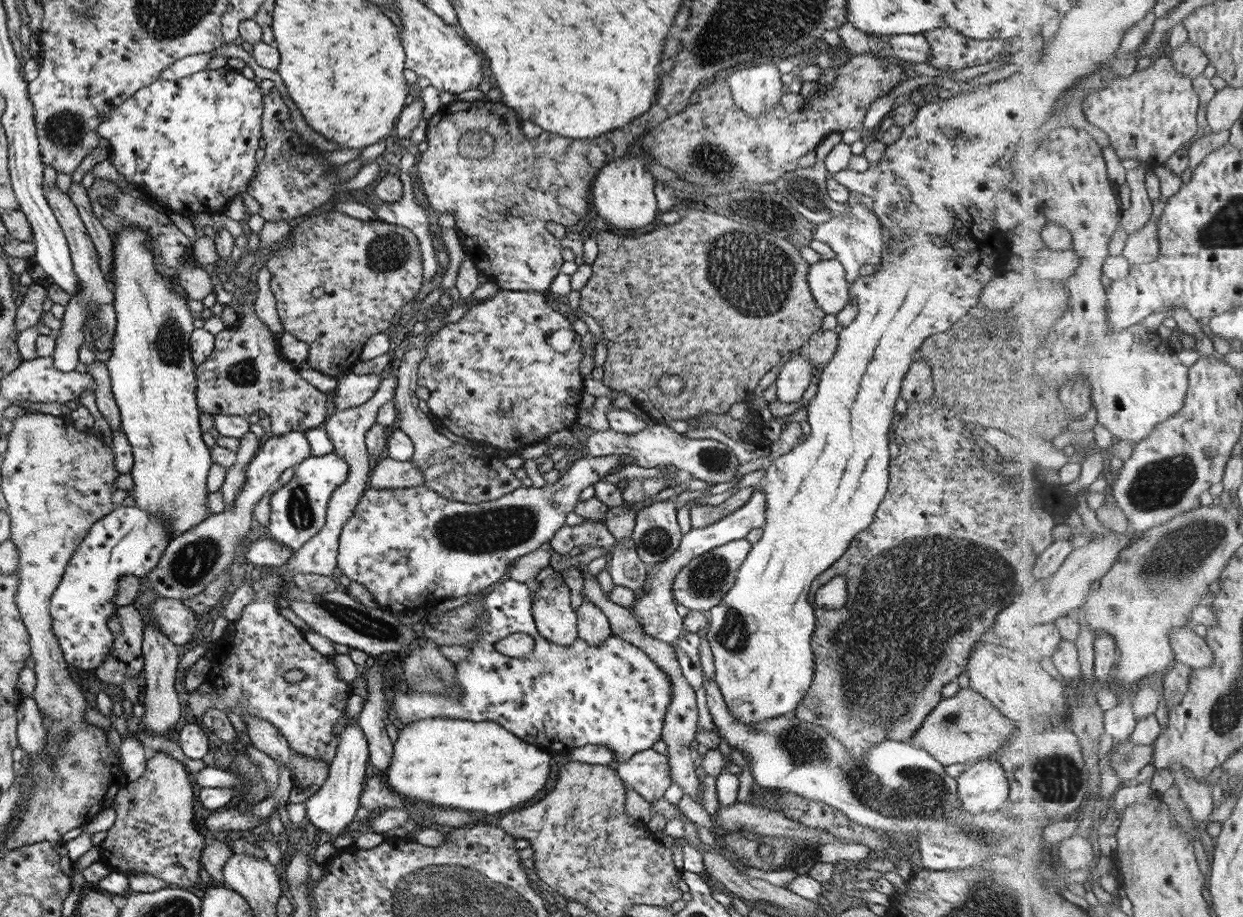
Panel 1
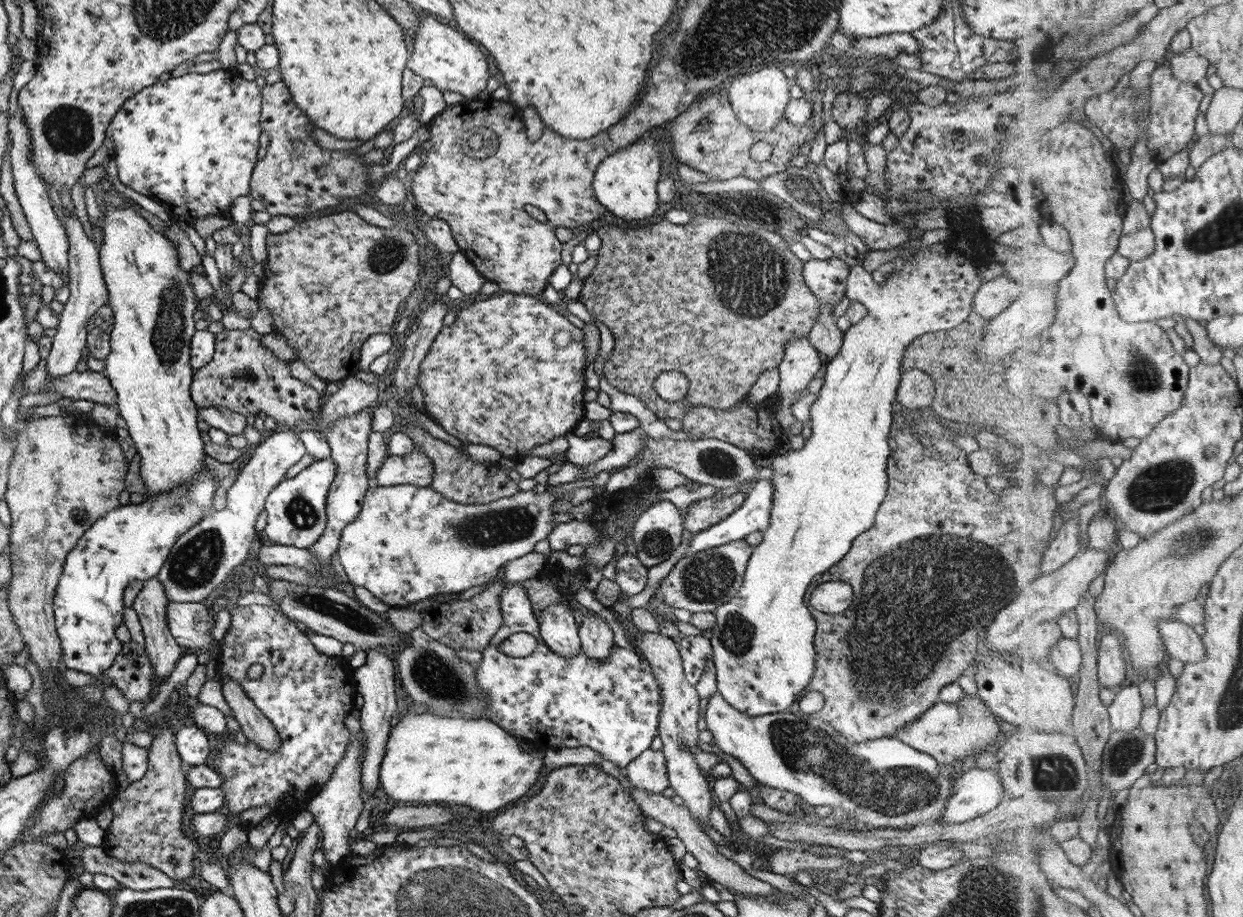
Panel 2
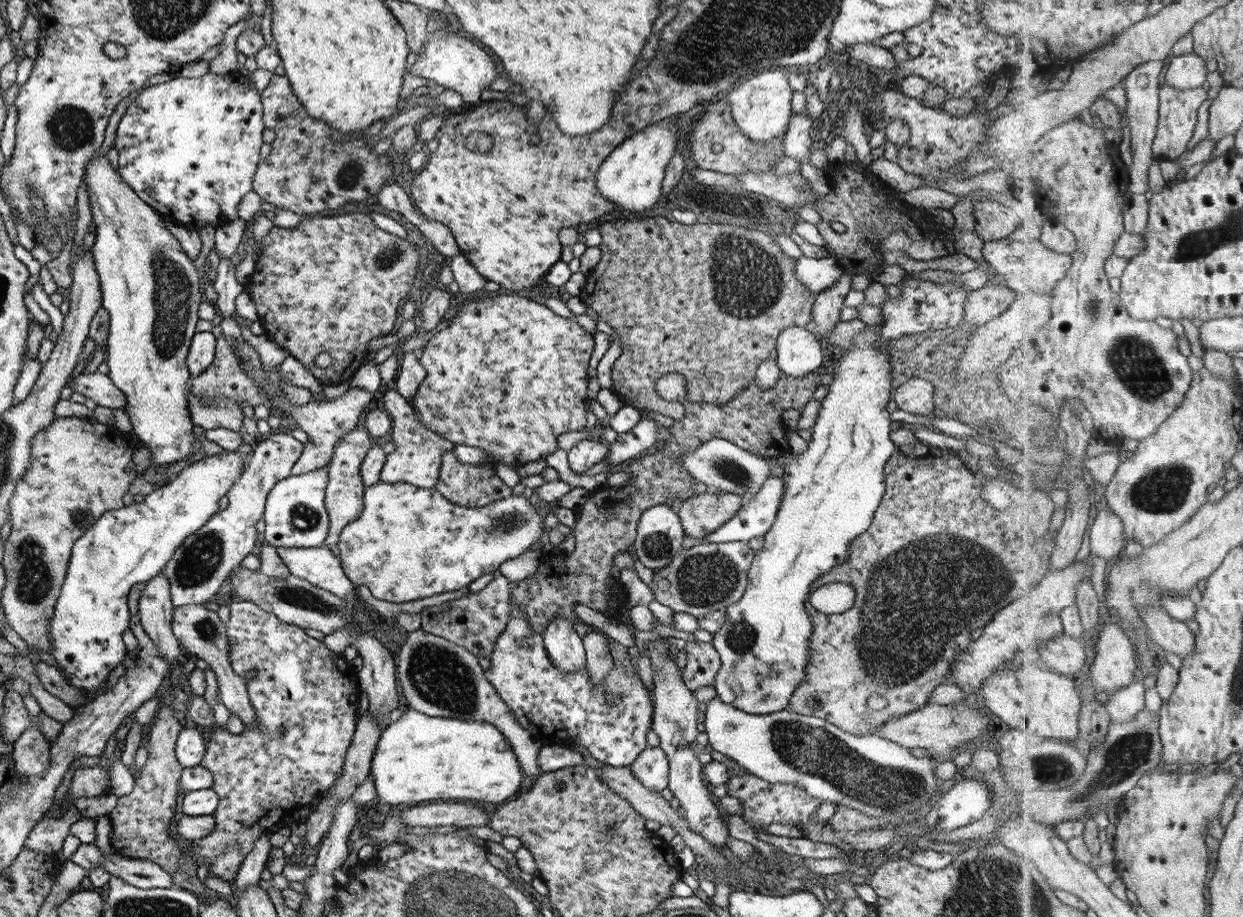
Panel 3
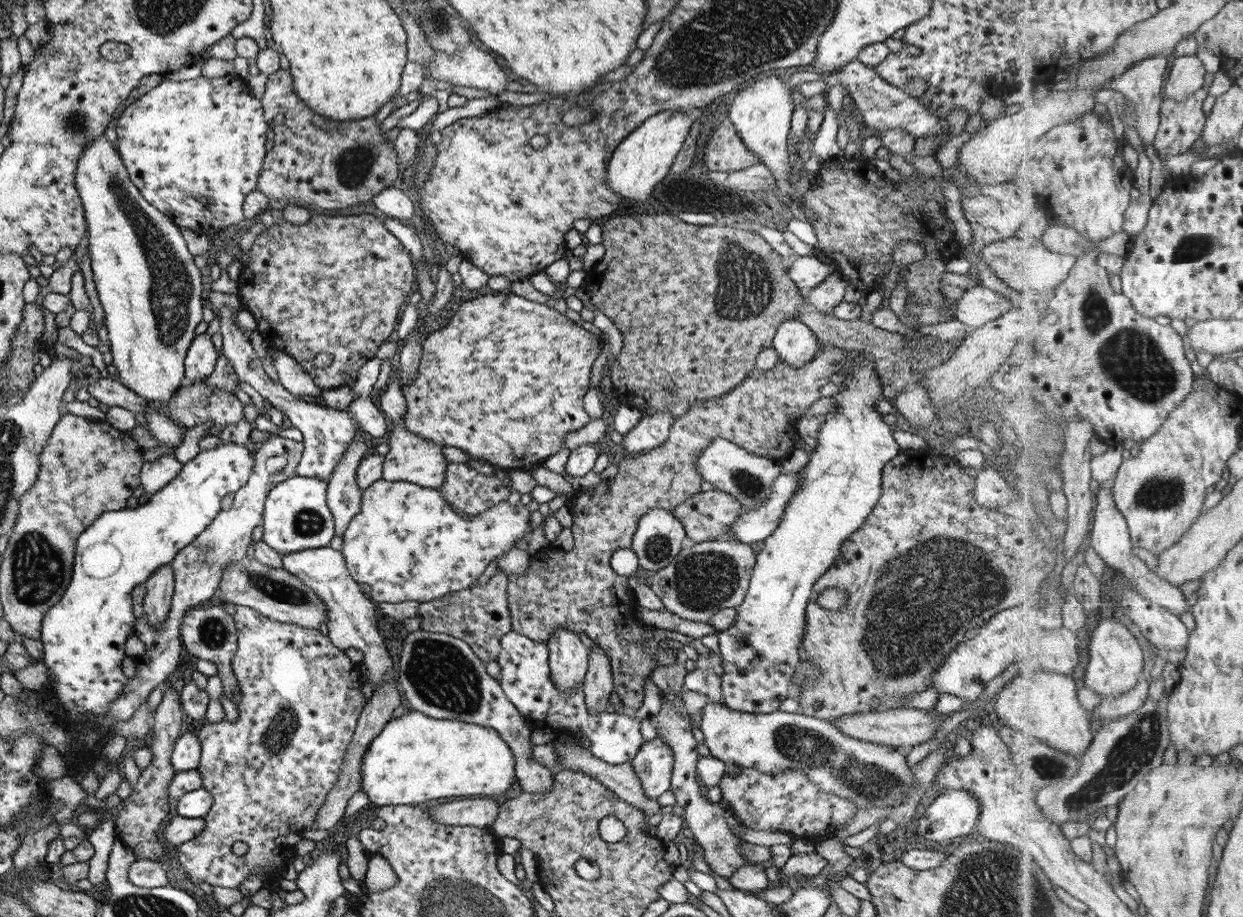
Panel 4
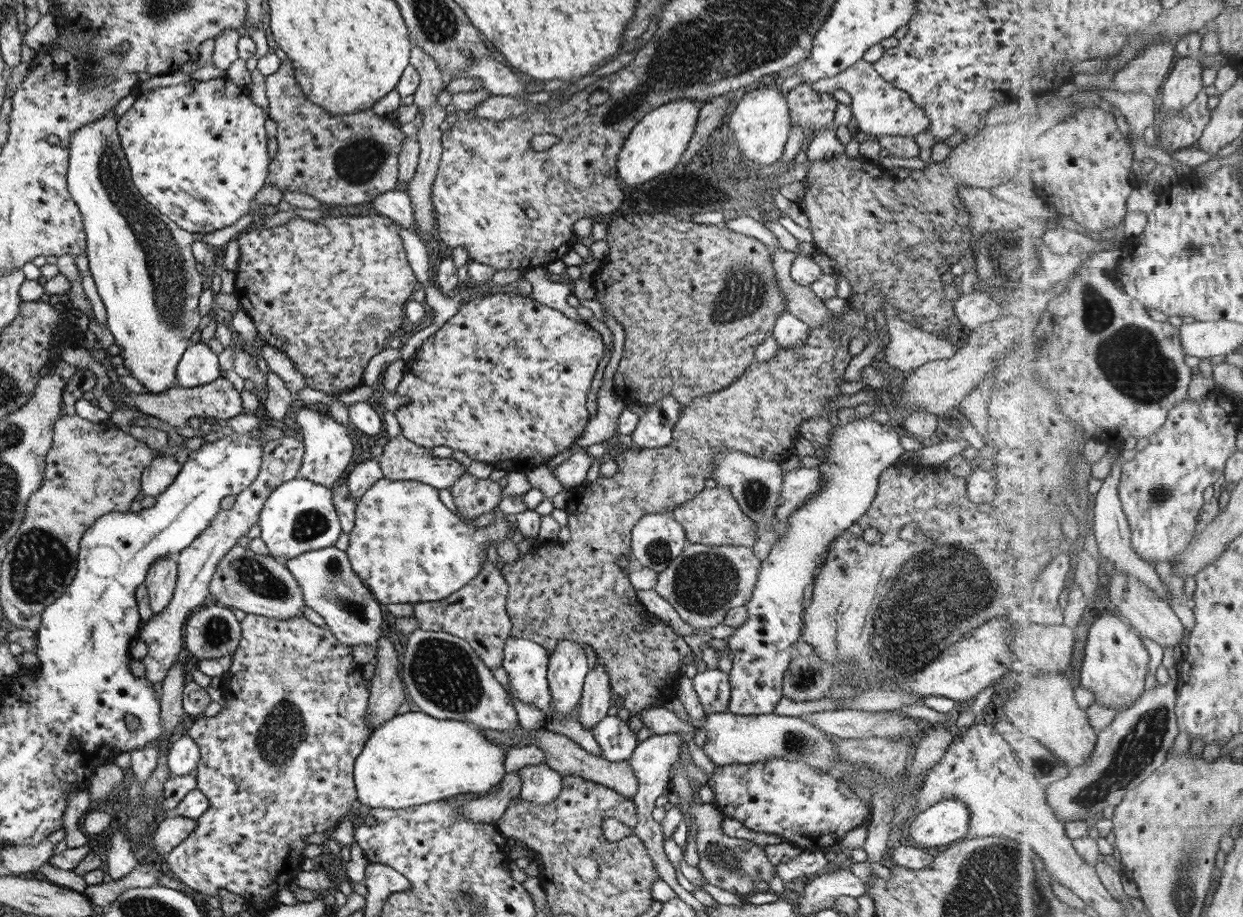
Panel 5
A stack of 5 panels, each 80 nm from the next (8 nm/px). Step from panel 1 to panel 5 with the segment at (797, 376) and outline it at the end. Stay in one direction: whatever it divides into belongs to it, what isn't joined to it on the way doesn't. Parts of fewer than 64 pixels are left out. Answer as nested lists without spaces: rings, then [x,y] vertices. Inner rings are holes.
[[[783,309],[776,316],[772,336],[782,349],[797,349],[802,345],[809,327],[794,314]]]

